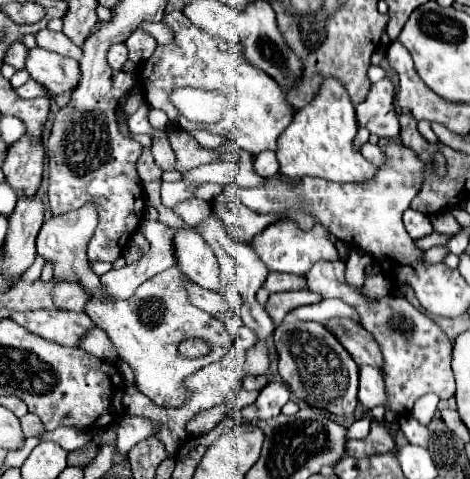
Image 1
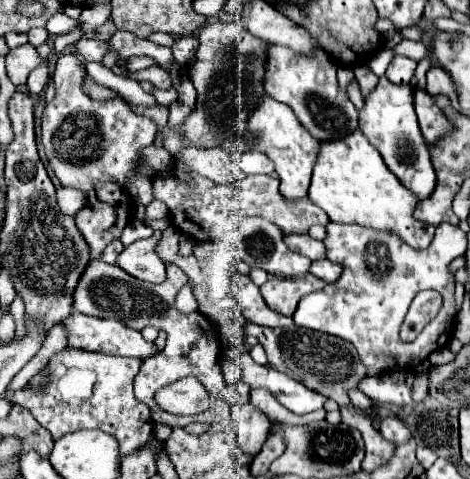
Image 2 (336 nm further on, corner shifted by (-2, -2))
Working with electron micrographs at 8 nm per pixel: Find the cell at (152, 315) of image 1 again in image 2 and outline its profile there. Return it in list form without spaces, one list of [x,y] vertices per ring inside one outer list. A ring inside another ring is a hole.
[[[91,259],[91,263],[87,263],[87,267],[75,287],[75,295],[73,295],[73,309],[83,315],[103,317],[103,319],[119,319],[123,325],[129,325],[133,329],[143,329],[143,327],[151,325],[151,327],[167,333],[165,349],[143,361],[139,375],[135,377],[135,397],[139,401],[143,401],[145,405],[149,405],[151,419],[155,423],[163,423],[163,425],[171,425],[171,427],[185,427],[195,421],[215,423],[217,413],[213,409],[207,409],[199,415],[171,415],[171,413],[163,411],[155,401],[155,393],[159,389],[175,383],[177,377],[187,377],[187,375],[195,375],[199,379],[199,383],[207,389],[211,399],[215,399],[217,393],[225,387],[221,367],[219,367],[221,345],[219,345],[213,323],[197,311],[189,313],[189,315],[175,311],[175,295],[185,283],[187,283],[187,275],[175,263],[167,263],[167,279],[161,285],[153,285],[153,283],[139,281],[139,279],[127,275],[117,265],[109,265],[101,259]]]

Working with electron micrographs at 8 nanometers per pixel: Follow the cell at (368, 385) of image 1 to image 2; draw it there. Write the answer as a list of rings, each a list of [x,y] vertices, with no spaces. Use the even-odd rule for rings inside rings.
[[[383,417],[381,425],[379,425],[379,431],[387,441],[391,441],[395,445],[405,443],[411,437],[409,429],[405,427],[405,423],[399,417]]]

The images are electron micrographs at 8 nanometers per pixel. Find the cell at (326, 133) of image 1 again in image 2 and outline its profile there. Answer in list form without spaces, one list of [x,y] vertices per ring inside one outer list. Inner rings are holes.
[[[355,129],[343,139],[321,143],[309,185],[309,199],[319,205],[335,223],[357,223],[373,229],[397,233],[413,249],[425,249],[435,233],[435,227],[413,219],[415,197],[387,169],[379,151],[367,143],[367,137]]]

